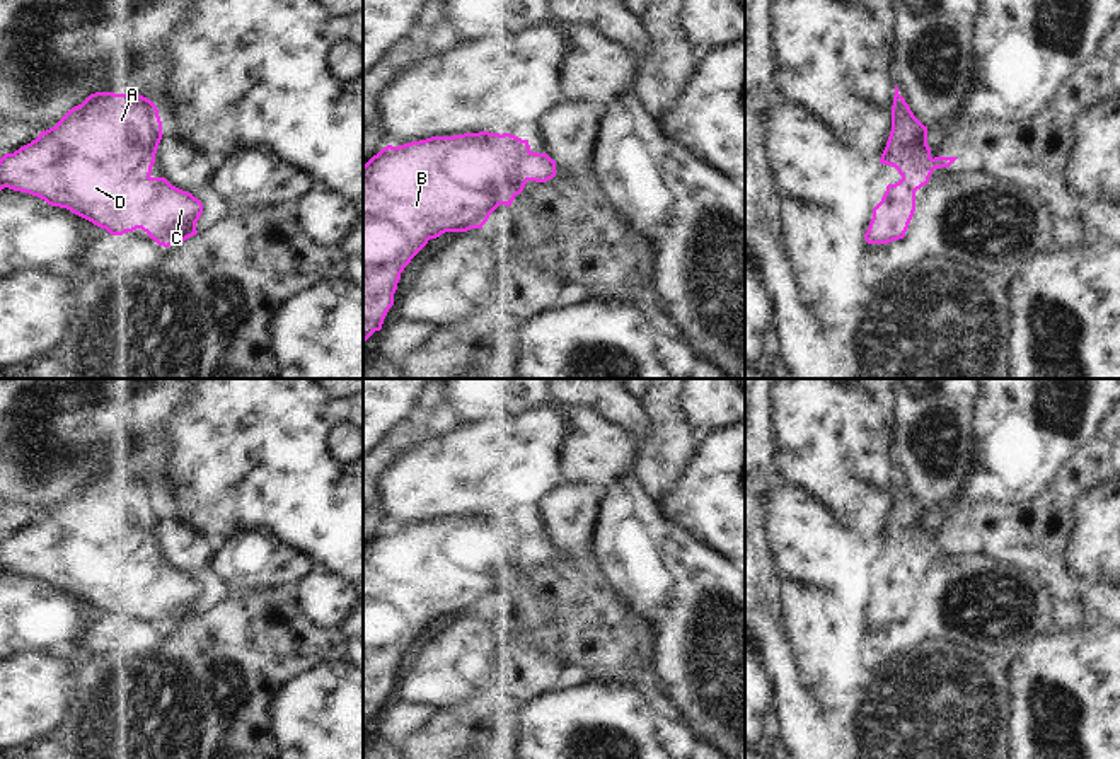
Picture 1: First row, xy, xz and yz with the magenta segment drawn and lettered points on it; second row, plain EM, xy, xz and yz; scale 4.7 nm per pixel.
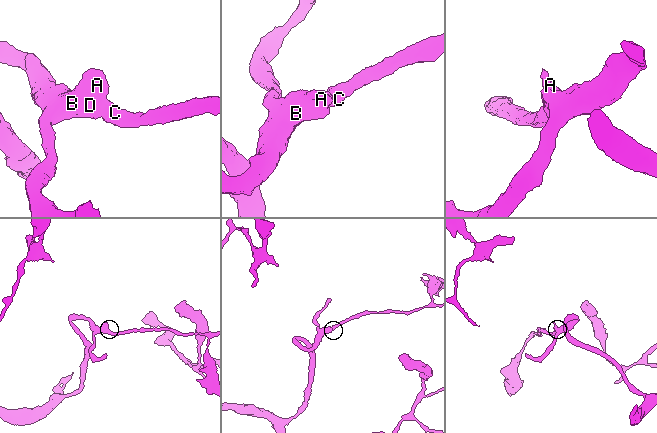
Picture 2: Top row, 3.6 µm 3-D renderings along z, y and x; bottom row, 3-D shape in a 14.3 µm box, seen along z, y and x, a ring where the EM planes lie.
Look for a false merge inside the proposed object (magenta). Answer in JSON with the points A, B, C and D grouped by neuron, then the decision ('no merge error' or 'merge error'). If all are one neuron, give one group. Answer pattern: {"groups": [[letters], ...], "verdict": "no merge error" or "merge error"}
{"groups": [["A", "B", "C", "D"]], "verdict": "no merge error"}

